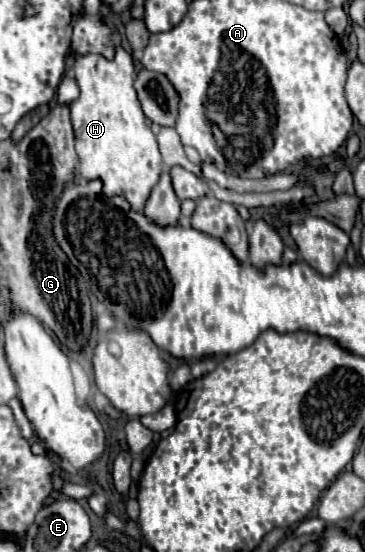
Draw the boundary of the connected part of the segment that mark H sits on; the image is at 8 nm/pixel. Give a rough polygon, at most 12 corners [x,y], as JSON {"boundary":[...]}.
{"boundary":[[117,47],[77,57],[79,175],[143,213],[165,171]]}

